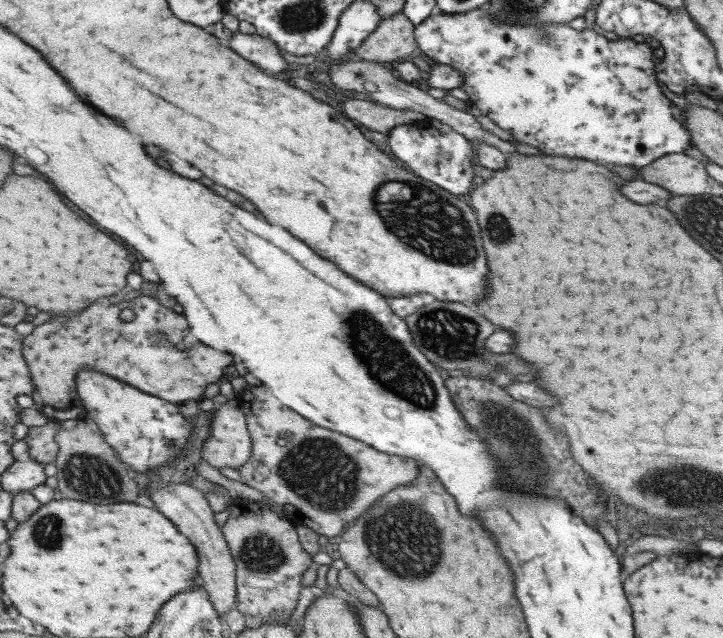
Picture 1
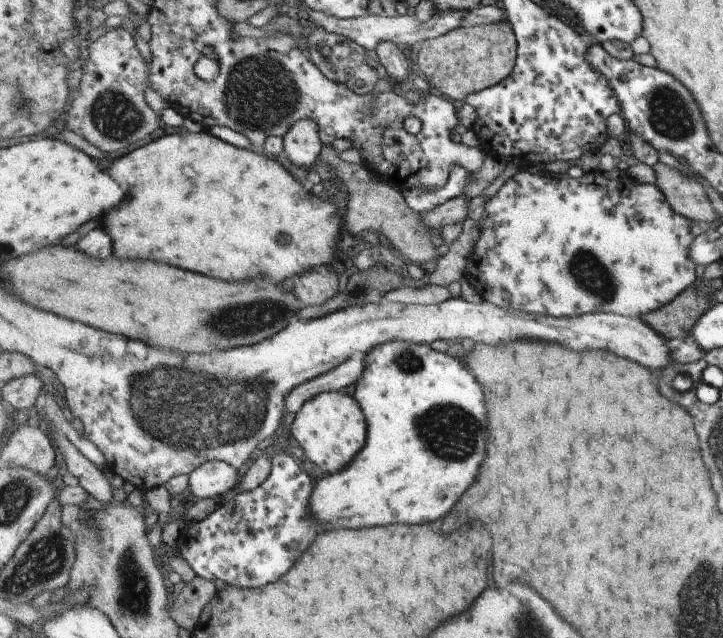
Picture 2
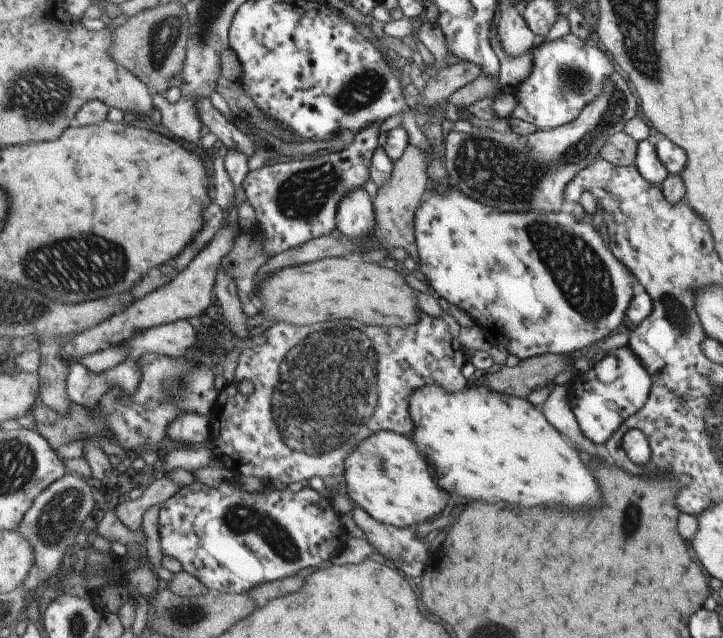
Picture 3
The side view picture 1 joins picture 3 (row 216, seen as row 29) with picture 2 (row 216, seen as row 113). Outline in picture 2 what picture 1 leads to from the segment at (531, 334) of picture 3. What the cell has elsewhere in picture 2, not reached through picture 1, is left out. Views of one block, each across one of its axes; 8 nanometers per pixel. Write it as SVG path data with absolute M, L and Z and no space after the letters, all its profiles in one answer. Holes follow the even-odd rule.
M522 168L506 181L494 197L489 198L482 218L481 238L477 240L475 250L470 256L465 276L483 300L491 301L500 307L541 312L541 300L543 300L545 312L553 314L553 316L581 316L581 314L591 314L591 312L617 312L623 316L649 315L650 312L666 307L667 304L677 299L686 288L694 286L698 282L695 276L695 260L691 260L691 248L695 244L695 236L691 234L691 225L694 222L675 212L666 198L666 193L656 184L639 183L633 178L617 177L613 180L607 180L603 179L598 170L584 173L578 178L572 178L567 174L556 176L543 172L529 174Z

